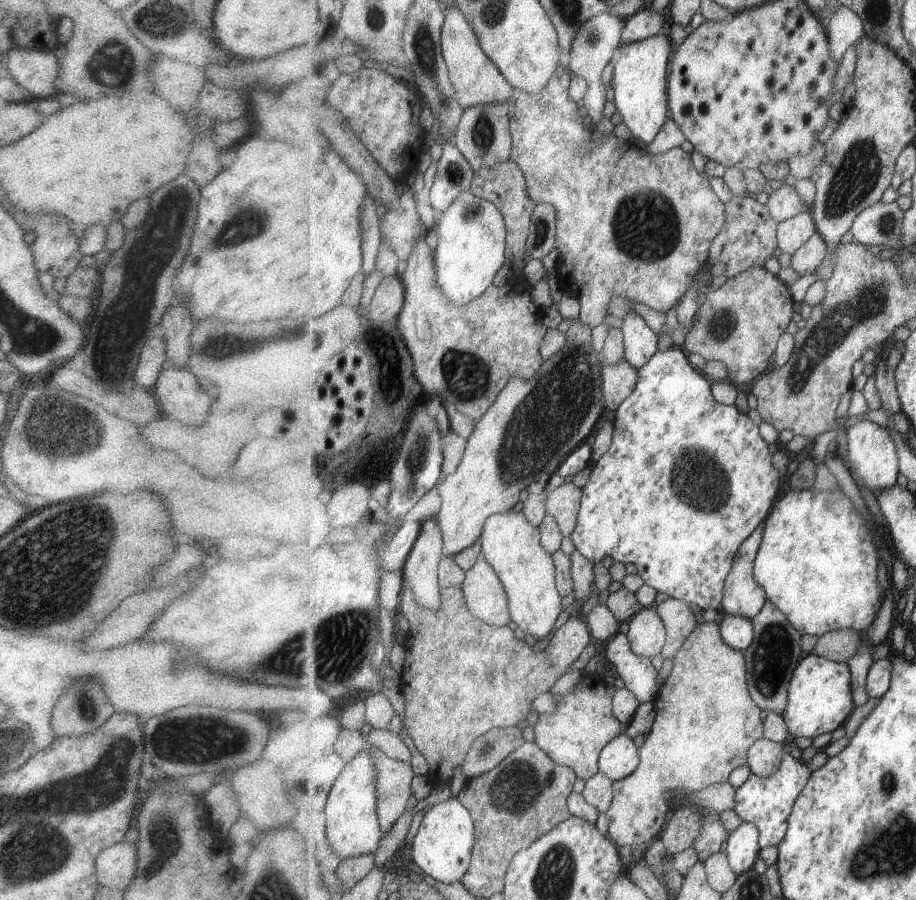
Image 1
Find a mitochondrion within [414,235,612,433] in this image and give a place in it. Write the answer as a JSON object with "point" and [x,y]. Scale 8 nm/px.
{"point":[465,375]}

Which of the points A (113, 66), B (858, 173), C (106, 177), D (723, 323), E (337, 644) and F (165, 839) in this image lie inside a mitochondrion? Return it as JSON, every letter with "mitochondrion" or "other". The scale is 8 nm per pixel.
{"A":"mitochondrion","B":"mitochondrion","C":"other","D":"mitochondrion","E":"mitochondrion","F":"mitochondrion"}

